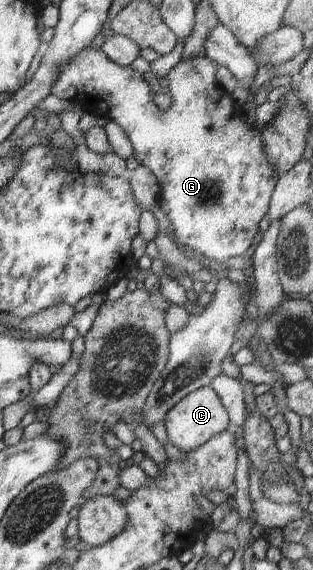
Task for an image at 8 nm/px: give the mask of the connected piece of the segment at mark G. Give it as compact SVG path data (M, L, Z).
M86 48L81 53L77 53L77 57L73 57L73 61L69 61L69 65L65 65L57 77L57 83L51 87L51 94L59 99L68 102L78 102L84 104L86 110L100 114L104 112L105 117L109 120L115 121L123 132L127 135L131 143L137 162L145 165L155 177L157 184L160 188L160 198L158 199L157 206L166 215L167 219L173 225L175 232L175 239L179 245L189 247L195 252L198 258L203 258L206 262L210 262L216 268L221 267L221 263L227 262L235 256L243 256L247 253L249 247L253 244L253 240L257 232L259 232L259 223L267 215L270 205L270 200L273 194L274 186L277 179L280 177L279 173L275 173L273 165L267 161L265 157L265 143L261 139L262 132L257 131L253 125L247 123L245 120L244 111L241 106L233 101L230 95L217 83L216 72L218 65L212 60L205 57L191 57L189 59L182 59L177 63L169 72L166 78L166 85L170 90L172 103L170 108L161 110L153 102L153 92L150 85L143 79L142 74L133 70L130 66L123 67L110 61L101 49Z

